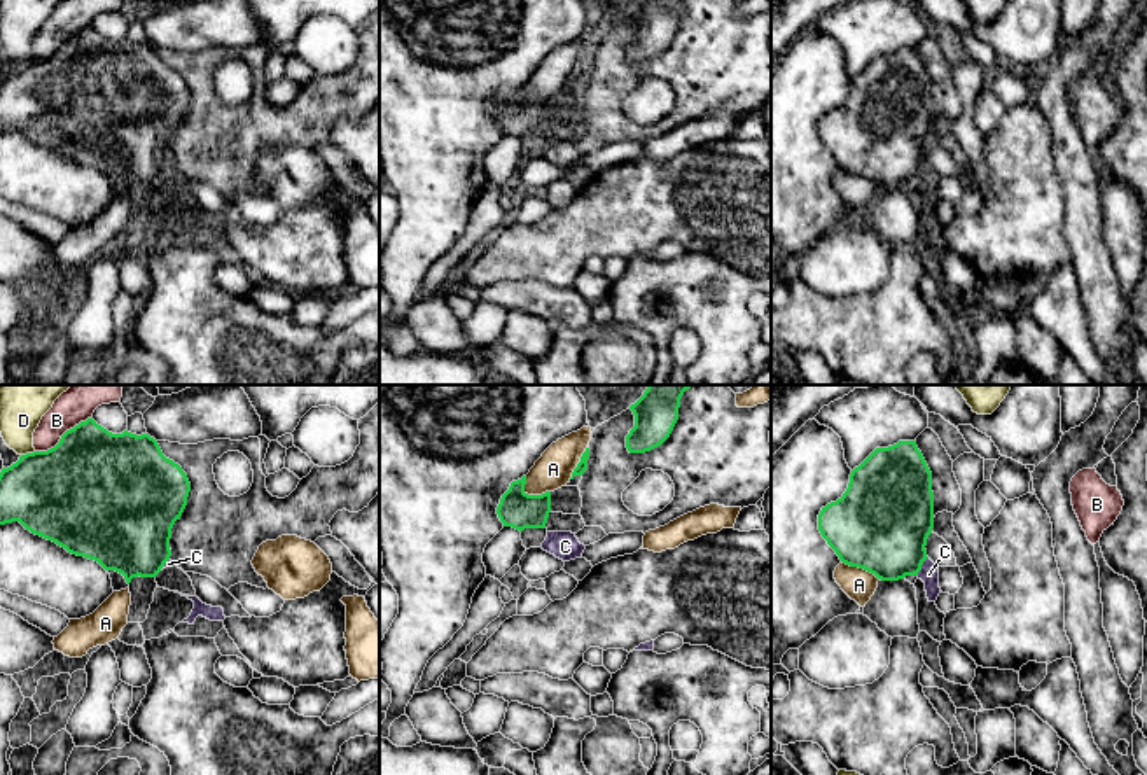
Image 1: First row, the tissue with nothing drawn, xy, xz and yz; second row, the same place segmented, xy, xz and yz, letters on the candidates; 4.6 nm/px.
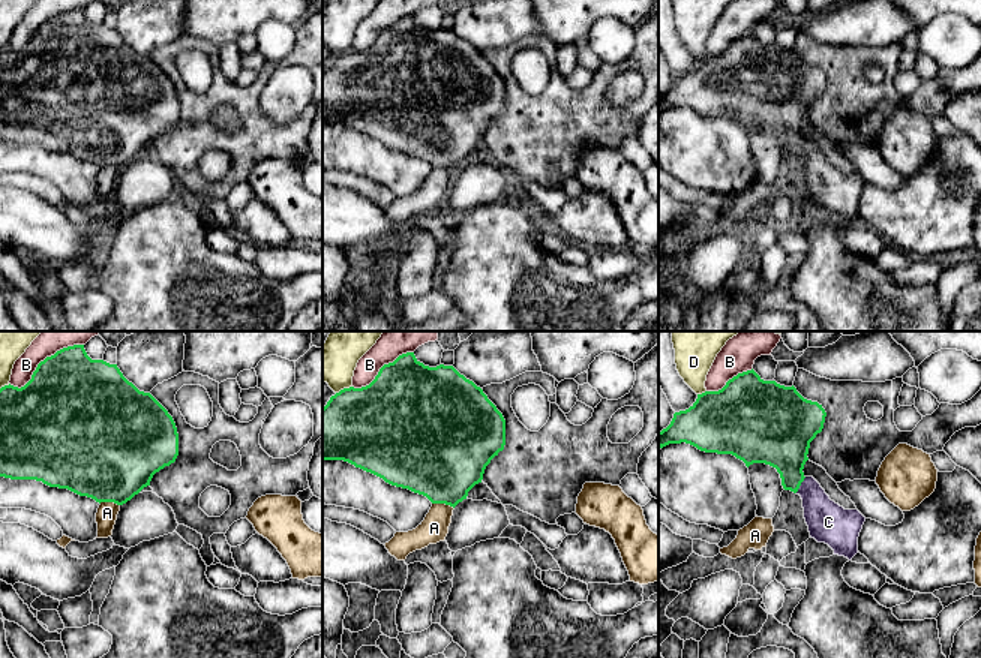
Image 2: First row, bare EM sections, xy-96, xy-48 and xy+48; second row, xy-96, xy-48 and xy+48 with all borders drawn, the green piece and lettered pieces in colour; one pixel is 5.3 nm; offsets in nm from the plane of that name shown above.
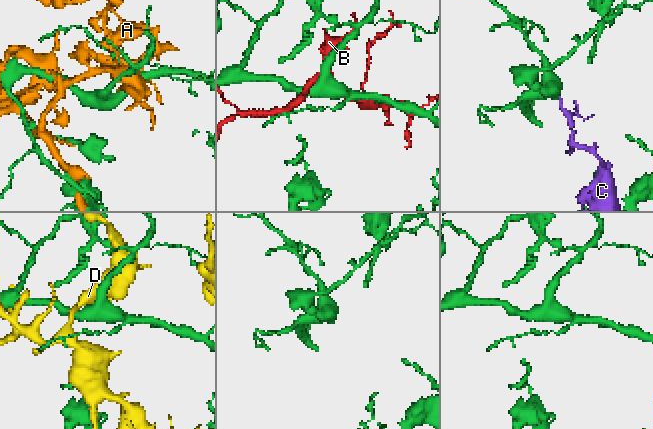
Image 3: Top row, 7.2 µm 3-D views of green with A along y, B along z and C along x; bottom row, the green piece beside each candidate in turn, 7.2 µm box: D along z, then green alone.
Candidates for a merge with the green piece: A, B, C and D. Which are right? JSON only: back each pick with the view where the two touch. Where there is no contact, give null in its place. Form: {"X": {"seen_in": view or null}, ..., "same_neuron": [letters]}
{"C": {"seen_in": "yz"}, "same_neuron": ["C"]}

